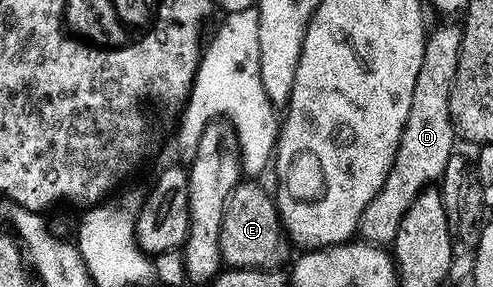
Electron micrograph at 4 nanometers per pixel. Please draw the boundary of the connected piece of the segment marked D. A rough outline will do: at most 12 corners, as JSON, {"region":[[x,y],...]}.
{"region":[[462,29],[427,35],[392,170],[357,235],[393,245],[408,206],[456,152]]}

